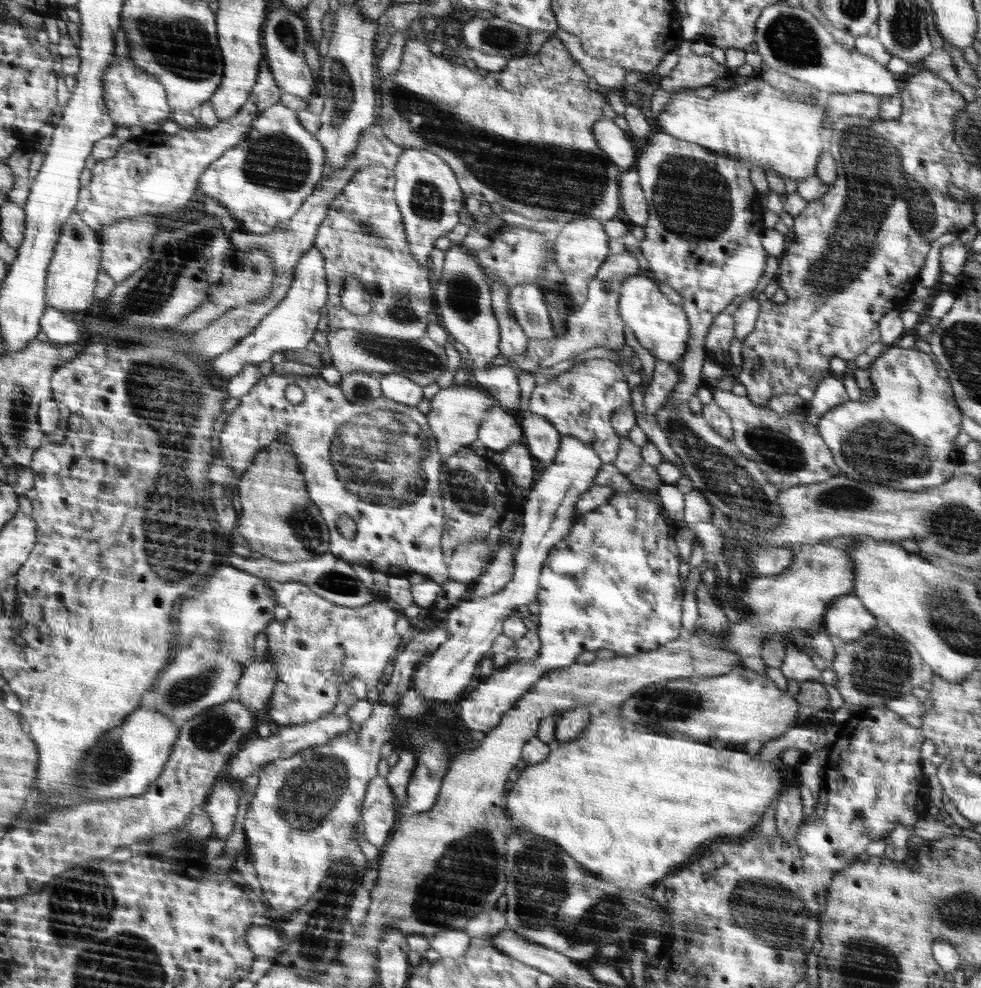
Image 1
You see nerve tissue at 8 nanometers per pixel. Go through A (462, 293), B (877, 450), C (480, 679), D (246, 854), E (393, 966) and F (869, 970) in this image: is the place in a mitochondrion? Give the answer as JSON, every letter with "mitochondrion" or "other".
{"A":"mitochondrion","B":"mitochondrion","C":"other","D":"other","E":"other","F":"mitochondrion"}

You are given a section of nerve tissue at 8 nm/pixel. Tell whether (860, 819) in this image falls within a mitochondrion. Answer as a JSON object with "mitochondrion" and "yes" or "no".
{"mitochondrion":"yes"}

